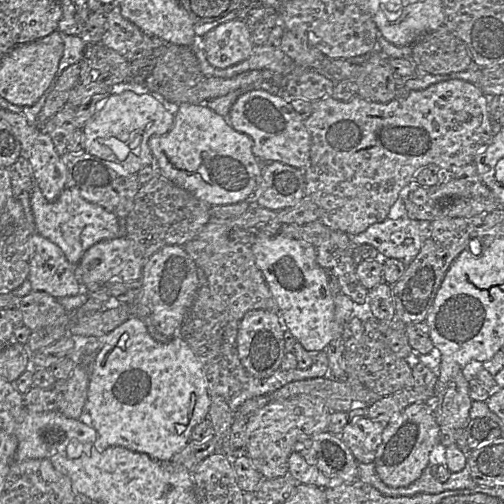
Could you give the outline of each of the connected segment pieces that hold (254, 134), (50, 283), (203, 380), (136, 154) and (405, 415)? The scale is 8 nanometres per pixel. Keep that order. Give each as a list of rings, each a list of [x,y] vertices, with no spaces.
[[[262,89],[247,91],[232,105],[228,123],[252,139],[252,152],[260,161],[278,161],[304,169],[309,163],[311,136],[290,100],[284,95],[273,95]]]
[[[34,232],[29,239],[30,270],[28,279],[34,291],[44,291],[55,298],[86,295],[86,288],[75,276],[75,266],[70,263],[59,246]]]
[[[130,317],[128,320],[120,324],[105,337],[98,337],[103,339],[103,347],[95,358],[92,372],[88,383],[88,394],[85,403],[85,409],[90,414],[92,420],[92,427],[97,432],[97,439],[95,441],[95,448],[99,452],[103,452],[112,446],[121,446],[128,450],[144,453],[152,459],[159,462],[169,462],[172,457],[180,452],[191,440],[192,429],[203,420],[208,418],[211,398],[209,396],[209,382],[202,363],[197,358],[188,343],[182,339],[180,335],[175,335],[167,342],[160,342],[156,340],[149,332],[148,327],[143,319],[140,317]]]
[[[127,90],[121,94],[110,94],[87,121],[83,131],[85,151],[105,161],[121,165],[130,175],[154,163],[148,140],[151,136],[168,133],[174,124],[174,115],[170,113],[154,94],[137,94]]]
[[[415,403],[396,414],[385,426],[382,442],[377,448],[374,460],[378,477],[387,486],[406,487],[415,482],[430,464],[430,453],[440,442],[440,426],[432,406]]]

